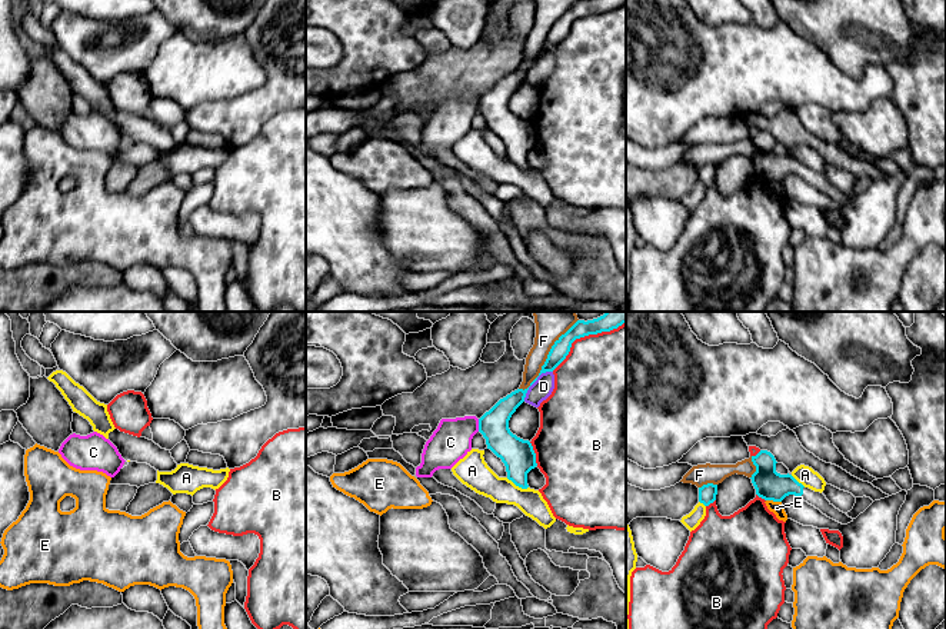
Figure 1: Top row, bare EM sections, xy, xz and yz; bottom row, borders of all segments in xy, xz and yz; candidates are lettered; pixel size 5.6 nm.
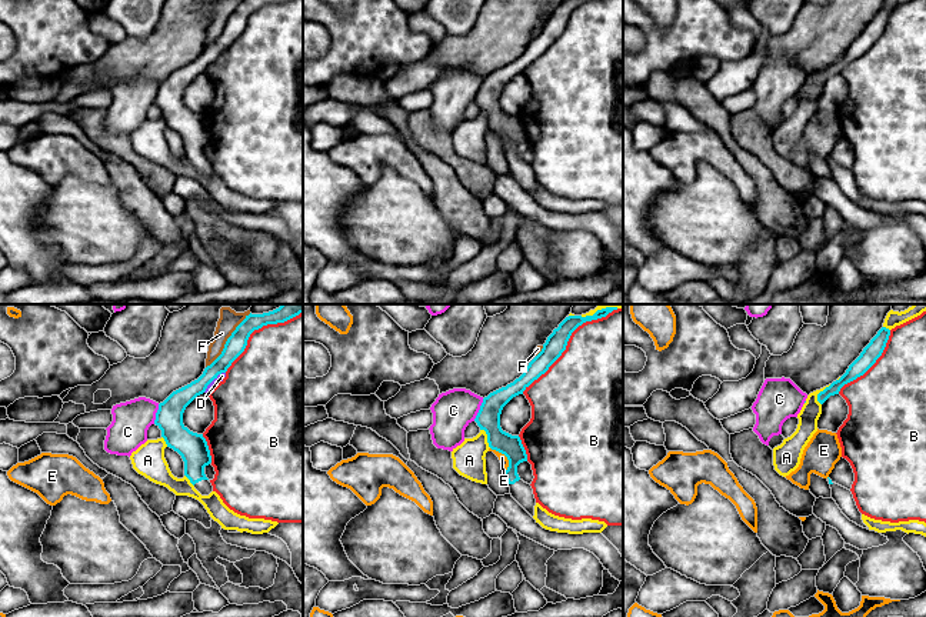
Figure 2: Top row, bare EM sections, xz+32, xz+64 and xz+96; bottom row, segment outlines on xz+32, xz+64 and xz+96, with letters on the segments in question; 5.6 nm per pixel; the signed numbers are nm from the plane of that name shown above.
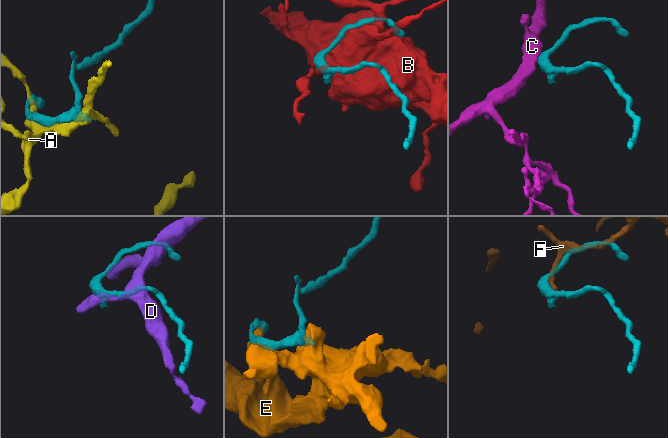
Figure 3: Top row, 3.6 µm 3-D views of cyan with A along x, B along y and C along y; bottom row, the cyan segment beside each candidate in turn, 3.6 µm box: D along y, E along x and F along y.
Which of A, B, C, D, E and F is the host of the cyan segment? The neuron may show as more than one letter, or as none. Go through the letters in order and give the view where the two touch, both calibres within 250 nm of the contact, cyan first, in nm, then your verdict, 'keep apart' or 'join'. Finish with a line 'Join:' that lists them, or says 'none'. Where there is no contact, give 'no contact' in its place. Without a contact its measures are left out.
A: xz | 190/170 nm | keep apart
B: xz | 100/460 nm | keep apart
C: xz | 170/220 nm | keep apart
D: xz | 110/110 nm | keep apart
E: yz | 170/70 nm | keep apart
F: xz | 100/140 nm | keep apart
Join: none

